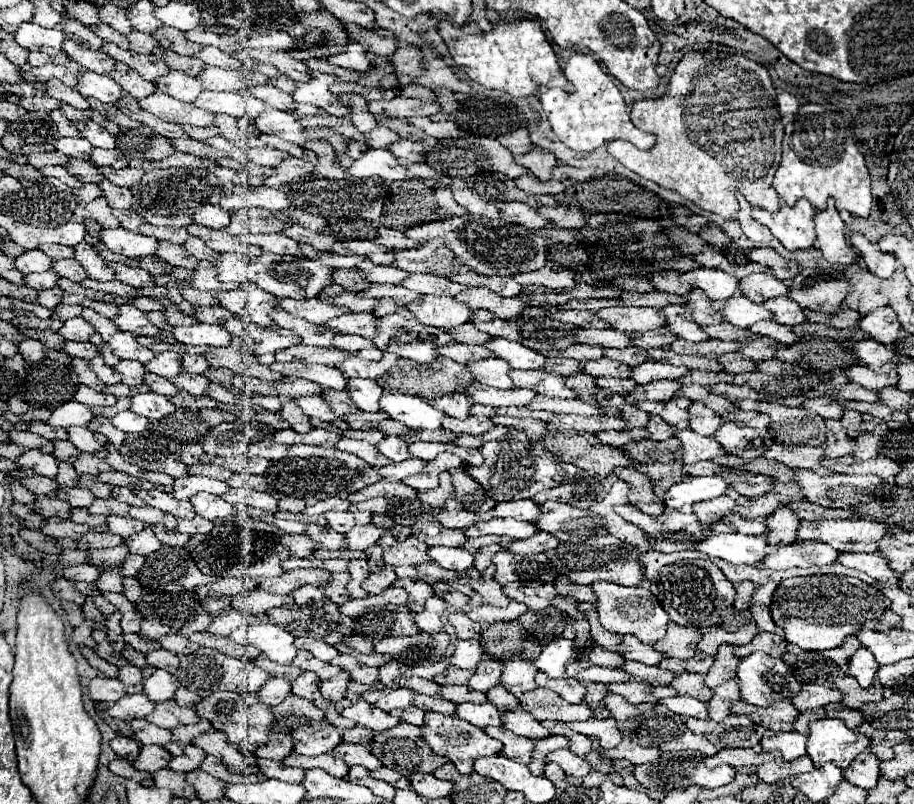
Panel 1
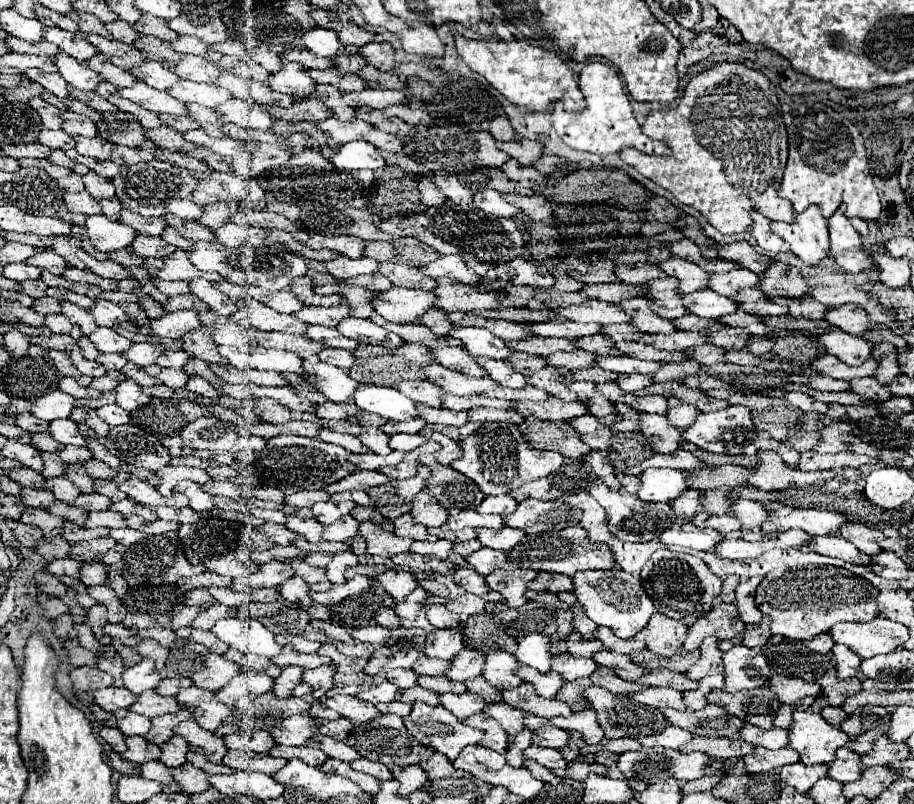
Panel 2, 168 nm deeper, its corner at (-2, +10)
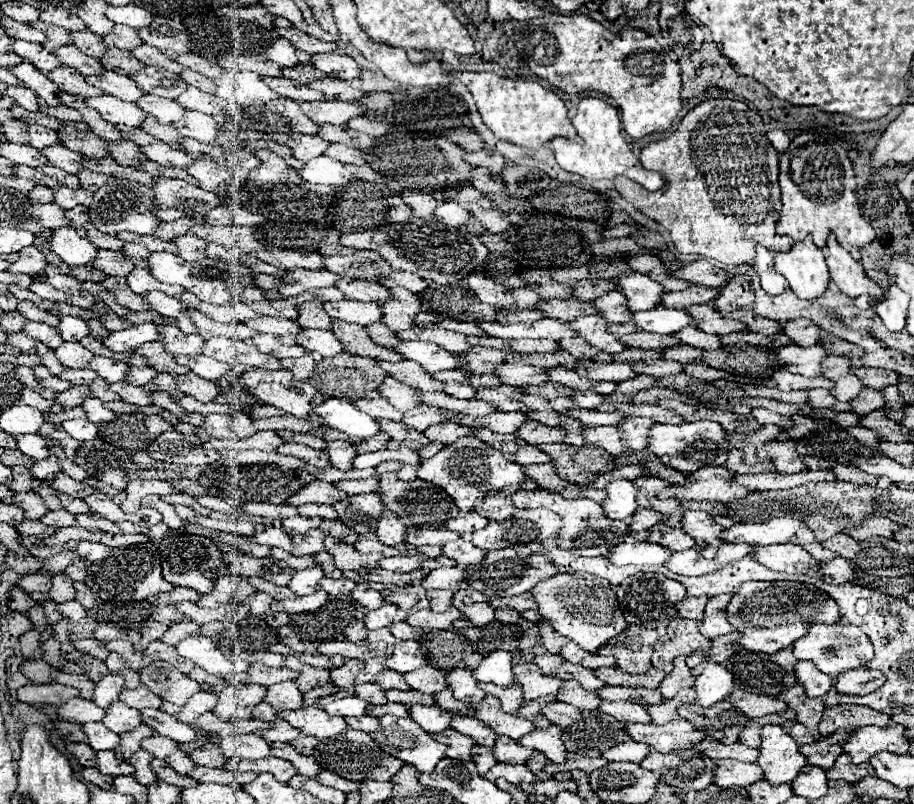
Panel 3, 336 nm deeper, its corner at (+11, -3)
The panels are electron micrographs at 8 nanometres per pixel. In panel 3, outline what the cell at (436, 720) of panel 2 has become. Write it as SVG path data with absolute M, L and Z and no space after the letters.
M380 717L380 727L372 731L372 739L376 739L384 753L416 767L418 773L434 771L446 751L446 747L434 741L430 733L420 731L410 717Z

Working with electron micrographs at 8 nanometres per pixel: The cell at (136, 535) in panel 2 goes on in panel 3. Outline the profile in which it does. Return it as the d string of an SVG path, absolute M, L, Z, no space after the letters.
M80 543L76 547L76 553L80 555L82 561L92 563L92 561L98 561L98 559L106 559L110 555L110 549L102 543Z

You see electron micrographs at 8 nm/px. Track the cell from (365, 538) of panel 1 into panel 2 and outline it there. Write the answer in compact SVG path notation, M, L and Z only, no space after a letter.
M341 516L331 526L325 526L323 540L343 540L345 542L357 536L357 530L359 530L359 522L353 516Z

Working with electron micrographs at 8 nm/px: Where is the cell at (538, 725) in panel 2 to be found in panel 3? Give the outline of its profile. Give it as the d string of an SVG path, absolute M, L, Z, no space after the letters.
M504 735L498 737L498 739L496 739L496 745L492 747L492 755L494 755L496 761L500 761L500 763L526 763L532 753L534 753L532 749L528 751L526 747L522 747L522 745L516 743L516 741L506 739Z

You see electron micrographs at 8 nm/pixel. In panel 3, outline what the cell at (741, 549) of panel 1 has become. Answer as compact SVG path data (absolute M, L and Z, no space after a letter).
M634 537L624 539L624 543L616 545L606 557L612 565L664 565L664 561L672 555L670 549L660 545L648 545L646 541L638 541Z

